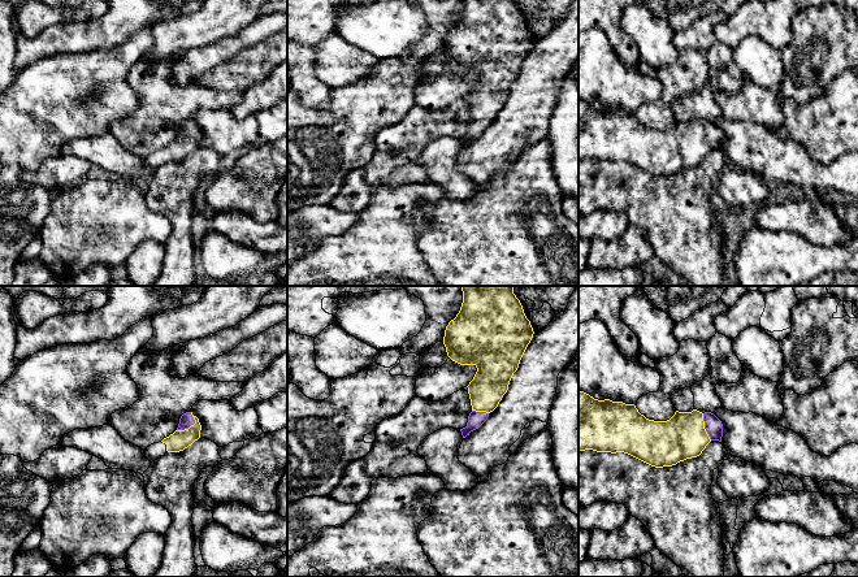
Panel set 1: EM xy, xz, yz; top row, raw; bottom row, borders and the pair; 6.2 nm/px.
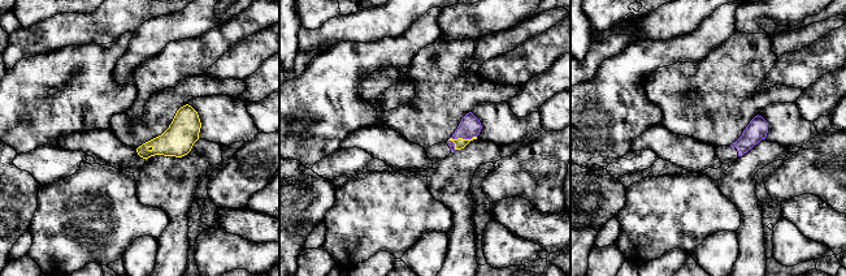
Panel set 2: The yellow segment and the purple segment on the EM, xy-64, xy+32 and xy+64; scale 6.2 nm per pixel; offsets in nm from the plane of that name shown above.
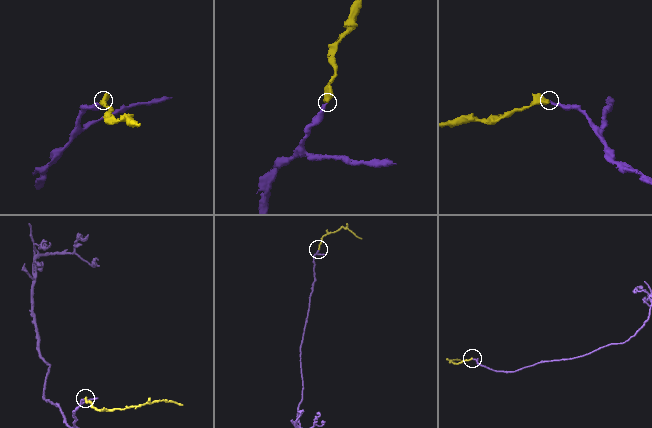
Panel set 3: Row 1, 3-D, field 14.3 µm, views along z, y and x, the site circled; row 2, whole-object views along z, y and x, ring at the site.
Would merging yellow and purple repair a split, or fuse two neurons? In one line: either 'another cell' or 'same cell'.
same cell

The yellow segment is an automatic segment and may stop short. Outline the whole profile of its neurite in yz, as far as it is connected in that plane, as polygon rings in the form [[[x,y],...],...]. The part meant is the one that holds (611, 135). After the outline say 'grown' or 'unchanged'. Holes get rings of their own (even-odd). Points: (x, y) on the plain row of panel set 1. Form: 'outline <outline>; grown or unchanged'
outline [[[578,99],[578,160],[624,161],[651,175],[672,175],[697,166],[711,149],[722,151],[723,133],[711,121],[679,121],[667,130],[654,130],[638,121],[634,113],[598,109]]]; grown

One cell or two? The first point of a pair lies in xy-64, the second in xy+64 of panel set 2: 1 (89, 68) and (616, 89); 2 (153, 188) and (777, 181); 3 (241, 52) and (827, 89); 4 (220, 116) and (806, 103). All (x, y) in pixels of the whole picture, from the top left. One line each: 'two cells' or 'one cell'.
1: one cell
2: two cells
3: two cells
4: two cells

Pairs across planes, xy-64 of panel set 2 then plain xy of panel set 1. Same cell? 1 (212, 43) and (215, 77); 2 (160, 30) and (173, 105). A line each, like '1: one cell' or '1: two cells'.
1: two cells
2: two cells

